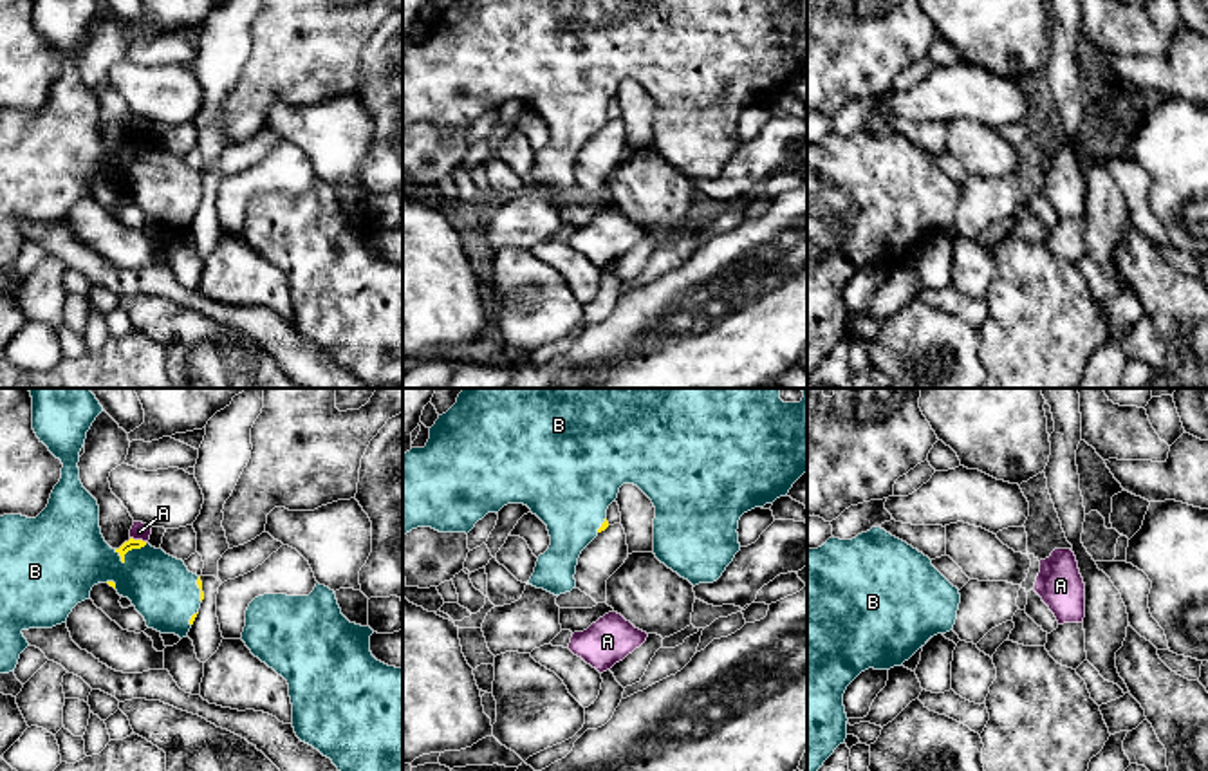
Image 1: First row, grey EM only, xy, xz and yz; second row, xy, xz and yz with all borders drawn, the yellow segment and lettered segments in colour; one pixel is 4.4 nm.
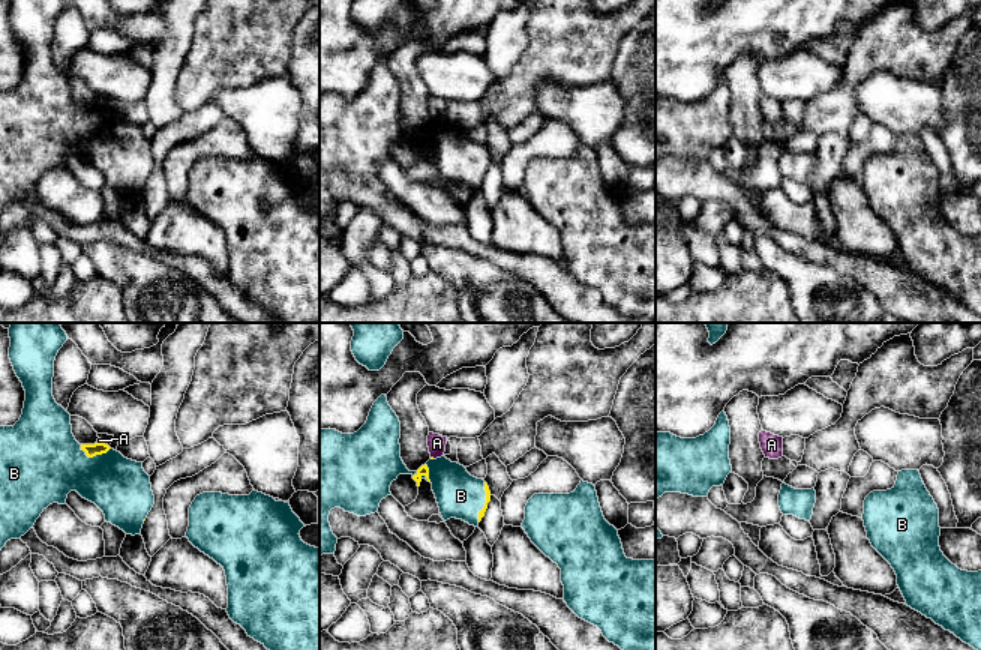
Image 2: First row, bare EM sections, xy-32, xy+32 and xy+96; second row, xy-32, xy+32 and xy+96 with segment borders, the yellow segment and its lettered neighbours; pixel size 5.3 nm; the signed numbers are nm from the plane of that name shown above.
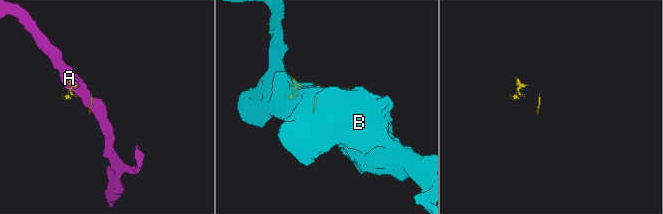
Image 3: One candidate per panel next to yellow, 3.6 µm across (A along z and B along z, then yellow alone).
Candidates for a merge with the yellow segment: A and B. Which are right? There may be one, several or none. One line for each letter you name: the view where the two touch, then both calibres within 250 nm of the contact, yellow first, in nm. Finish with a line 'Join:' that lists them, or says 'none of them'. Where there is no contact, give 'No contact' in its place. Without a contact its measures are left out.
B: Touches yellow in xy. Thickness 50 nm (yellow) against 300 nm
Join: B

